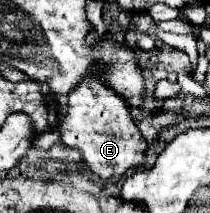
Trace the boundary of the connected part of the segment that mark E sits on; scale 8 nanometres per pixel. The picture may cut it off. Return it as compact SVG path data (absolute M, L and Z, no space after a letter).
M96 73L84 77L76 83L72 93L68 93L68 109L66 119L60 125L60 135L68 147L82 151L82 159L90 171L102 179L120 177L146 163L142 155L146 151L146 141L136 129L128 105L124 105L124 99L120 99L120 95L114 93L114 89L110 89Z

